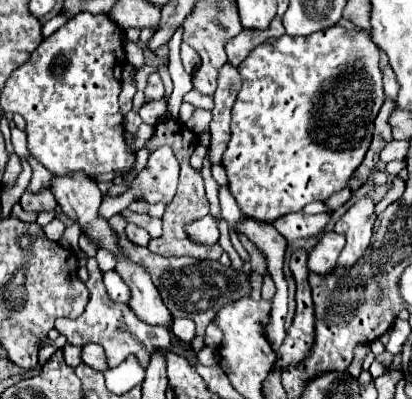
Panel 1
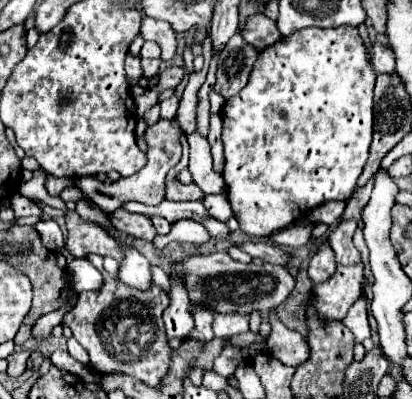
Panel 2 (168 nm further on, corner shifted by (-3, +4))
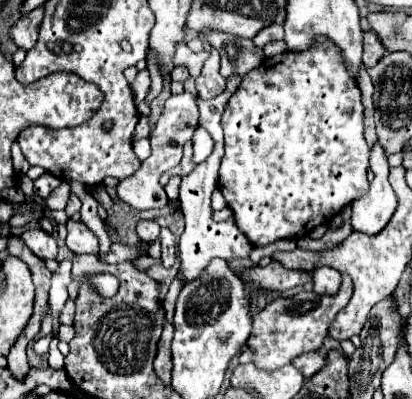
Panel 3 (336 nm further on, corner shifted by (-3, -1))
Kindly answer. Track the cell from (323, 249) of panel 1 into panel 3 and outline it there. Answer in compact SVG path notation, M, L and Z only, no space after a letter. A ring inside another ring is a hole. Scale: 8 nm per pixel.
M320 265L314 269L312 273L312 283L314 283L314 291L320 295L334 295L340 287L340 273L332 267Z

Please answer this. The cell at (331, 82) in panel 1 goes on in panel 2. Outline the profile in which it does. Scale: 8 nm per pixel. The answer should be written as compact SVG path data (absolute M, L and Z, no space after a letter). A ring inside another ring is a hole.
M340 26L340 28L304 28L298 34L286 36L276 46L270 46L260 52L260 58L256 60L256 66L252 68L248 84L226 104L222 106L222 120L224 120L224 130L222 130L222 142L224 142L224 182L226 182L226 192L228 200L234 210L234 218L240 224L240 230L252 238L268 238L274 230L288 228L308 216L308 212L316 206L322 206L324 202L330 200L348 200L352 192L356 190L356 182L364 170L364 164L368 160L368 150L372 142L372 102L374 102L374 82L376 82L376 72L372 70L372 64L366 58L366 48L362 38L358 36L358 30L352 30L350 26Z

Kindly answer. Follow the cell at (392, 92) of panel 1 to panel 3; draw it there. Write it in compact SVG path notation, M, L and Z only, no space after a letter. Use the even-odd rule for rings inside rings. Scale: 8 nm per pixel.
M366 31L364 33L364 57L362 57L366 69L372 69L382 59L384 53L386 53L386 49L380 43L380 39L376 39L376 35L372 31Z

